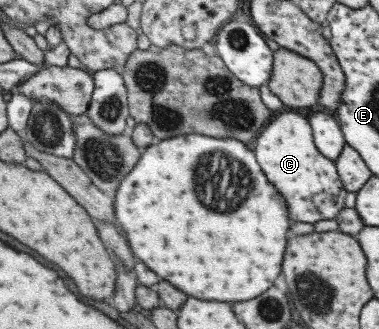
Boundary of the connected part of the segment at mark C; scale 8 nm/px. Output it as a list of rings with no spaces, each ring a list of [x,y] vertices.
[[[281,113],[271,119],[255,139],[255,159],[267,181],[285,199],[289,219],[303,223],[333,220],[344,207],[345,189],[336,173],[334,160],[321,155],[311,137],[309,122],[297,113]]]

